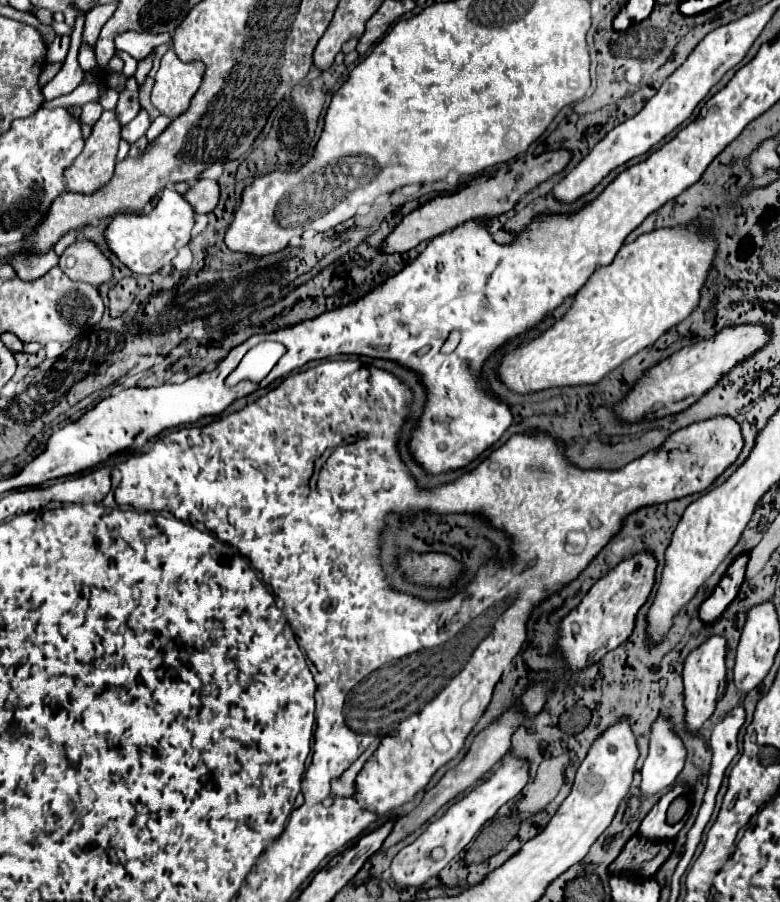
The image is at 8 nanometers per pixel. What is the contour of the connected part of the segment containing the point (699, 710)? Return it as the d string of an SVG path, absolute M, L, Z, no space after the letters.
M711 634L703 644L693 648L683 664L683 682L685 682L685 708L687 708L687 728L695 732L703 726L705 720L711 718L719 698L723 696L721 682L727 682L727 668L725 668L725 654L727 654L727 640L725 636Z

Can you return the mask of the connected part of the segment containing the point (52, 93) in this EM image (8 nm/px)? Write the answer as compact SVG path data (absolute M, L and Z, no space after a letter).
M79 16L75 18L75 28L73 28L73 34L71 34L71 46L69 46L69 54L63 62L63 68L57 72L57 76L43 86L43 96L45 100L53 100L57 96L63 96L63 94L69 94L73 92L81 82L83 82L83 76L85 72L81 70L79 62L77 62L77 54L79 54L79 48L81 48L81 32L83 32L83 20L85 16Z

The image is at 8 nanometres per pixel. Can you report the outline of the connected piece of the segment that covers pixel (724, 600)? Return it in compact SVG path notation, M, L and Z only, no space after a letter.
M739 554L733 562L731 568L727 568L723 580L719 580L719 584L715 586L713 594L703 602L701 606L701 620L705 624L711 624L719 618L719 614L731 604L731 600L737 596L743 580L745 580L745 566L747 566L749 554Z

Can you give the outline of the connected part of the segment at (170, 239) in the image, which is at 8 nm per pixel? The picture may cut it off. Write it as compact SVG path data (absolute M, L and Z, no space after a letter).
M165 188L161 192L161 198L157 206L151 212L121 212L115 214L109 226L105 228L105 244L107 248L123 262L133 274L153 274L161 266L171 264L171 260L177 256L179 248L189 244L191 240L191 228L195 224L195 212L189 208L189 204L183 200L181 194L177 194L173 188Z

